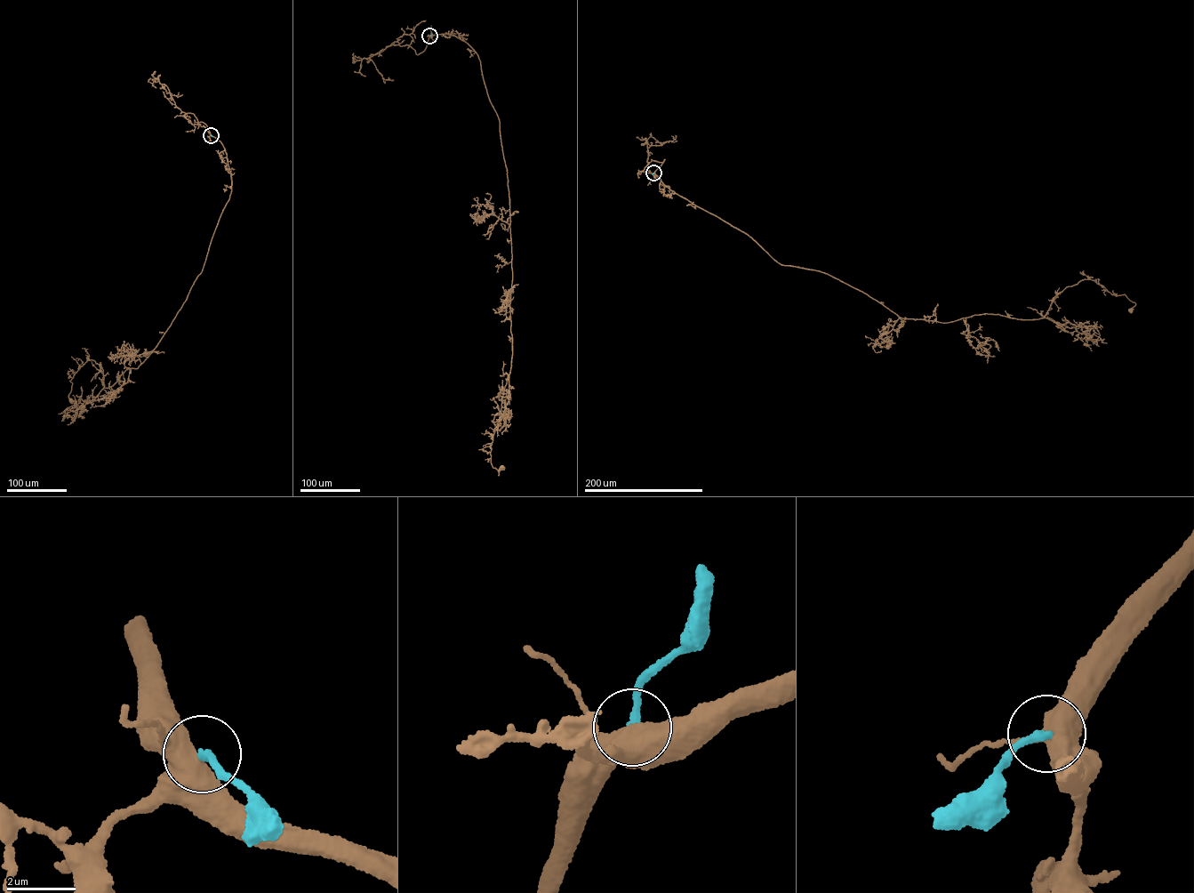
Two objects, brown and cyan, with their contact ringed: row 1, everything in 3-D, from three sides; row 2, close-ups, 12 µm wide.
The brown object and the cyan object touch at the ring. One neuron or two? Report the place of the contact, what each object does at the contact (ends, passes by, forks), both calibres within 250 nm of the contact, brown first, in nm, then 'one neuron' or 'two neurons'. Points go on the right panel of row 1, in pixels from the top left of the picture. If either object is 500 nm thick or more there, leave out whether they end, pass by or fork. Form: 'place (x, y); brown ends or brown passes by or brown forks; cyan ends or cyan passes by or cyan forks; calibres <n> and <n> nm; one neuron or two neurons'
place (653, 172); brown forks; cyan ends; calibres 400 and 240 nm; one neuron

